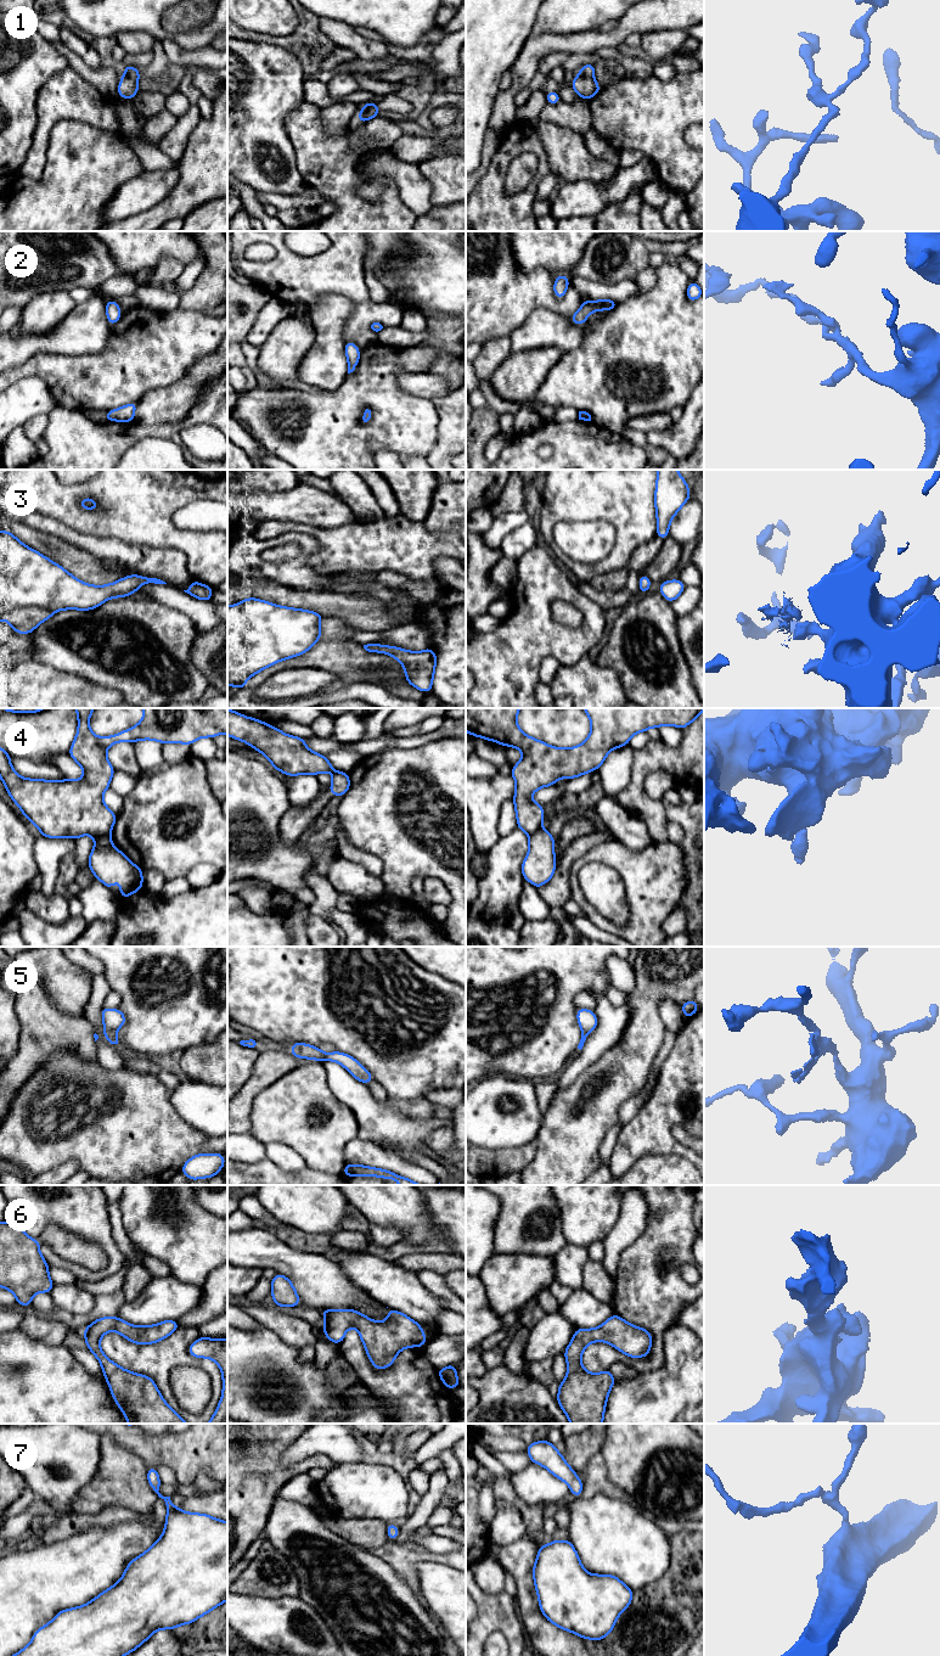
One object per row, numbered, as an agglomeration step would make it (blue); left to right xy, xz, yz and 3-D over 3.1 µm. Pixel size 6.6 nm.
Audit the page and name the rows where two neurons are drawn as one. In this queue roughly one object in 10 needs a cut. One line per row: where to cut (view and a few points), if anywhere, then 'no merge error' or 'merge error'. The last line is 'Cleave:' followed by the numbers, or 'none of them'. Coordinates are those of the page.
1: cut in xz along (373, 104), (367, 112), (366, 119); merge error
2: no cut; no merge error
3: no cut; no merge error
4: cut in xy along (107, 834), (94, 837); merge error
5: no cut; no merge error
6: no cut; no merge error
7: no cut; no merge error
Cleave: 1, 4

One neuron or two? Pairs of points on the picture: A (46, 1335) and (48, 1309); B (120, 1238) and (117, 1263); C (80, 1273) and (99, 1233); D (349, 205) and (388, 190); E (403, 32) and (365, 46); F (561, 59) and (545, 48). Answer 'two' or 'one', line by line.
A: two
B: two
C: one
D: one
E: two
F: two

